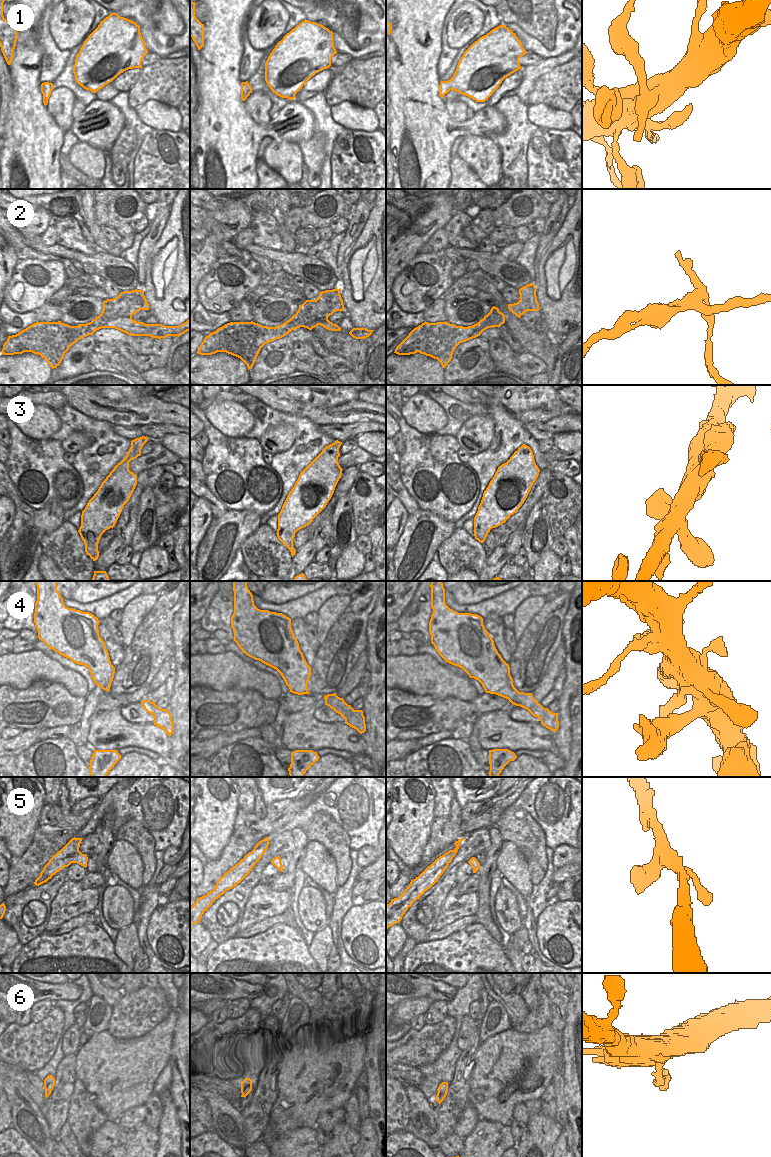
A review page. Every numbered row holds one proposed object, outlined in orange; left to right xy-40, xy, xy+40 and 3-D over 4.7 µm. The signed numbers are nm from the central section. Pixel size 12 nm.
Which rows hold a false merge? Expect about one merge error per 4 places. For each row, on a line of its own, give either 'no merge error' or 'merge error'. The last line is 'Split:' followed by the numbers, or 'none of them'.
1: merge error
2: merge error
3: no merge error
4: no merge error
5: no merge error
6: merge error
Split: 1, 2, 6

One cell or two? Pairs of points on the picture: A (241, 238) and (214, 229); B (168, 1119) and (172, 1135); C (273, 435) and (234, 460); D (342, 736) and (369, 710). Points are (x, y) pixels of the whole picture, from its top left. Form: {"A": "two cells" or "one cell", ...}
{"A": "two cells", "B": "one cell", "C": "two cells", "D": "two cells"}

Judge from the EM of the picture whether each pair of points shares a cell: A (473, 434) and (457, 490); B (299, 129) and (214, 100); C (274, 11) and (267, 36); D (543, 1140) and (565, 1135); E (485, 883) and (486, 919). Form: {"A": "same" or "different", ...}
{"A": "different", "B": "same", "C": "same", "D": "different", "E": "same"}

